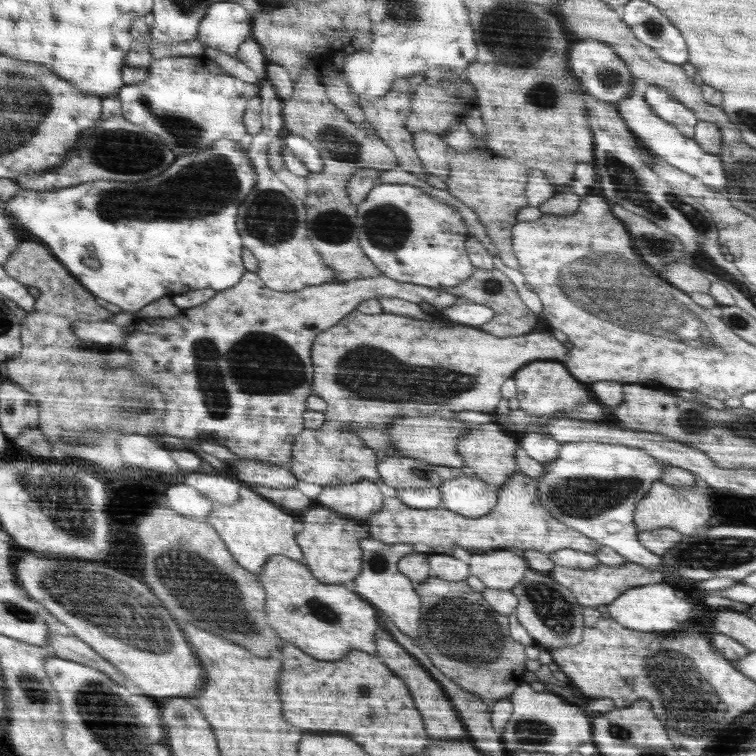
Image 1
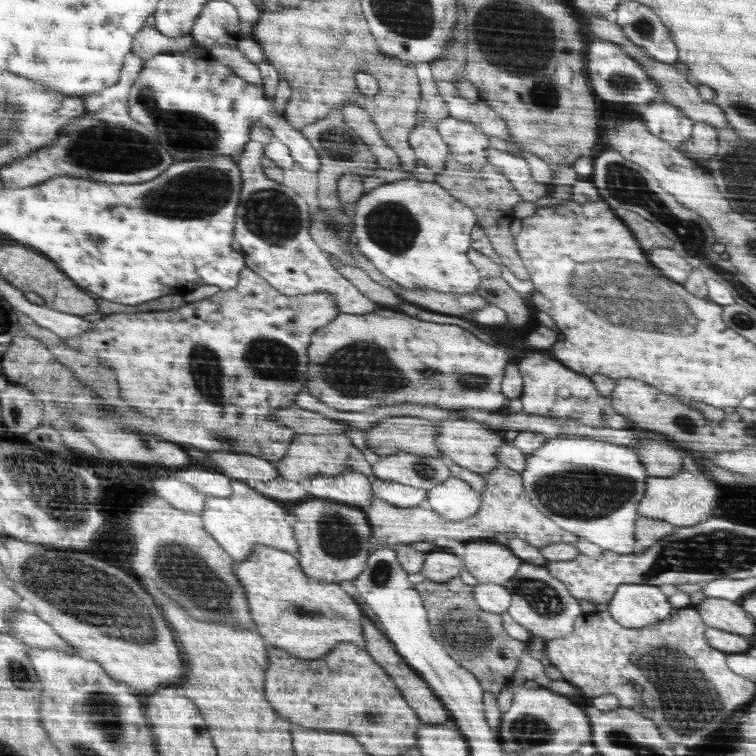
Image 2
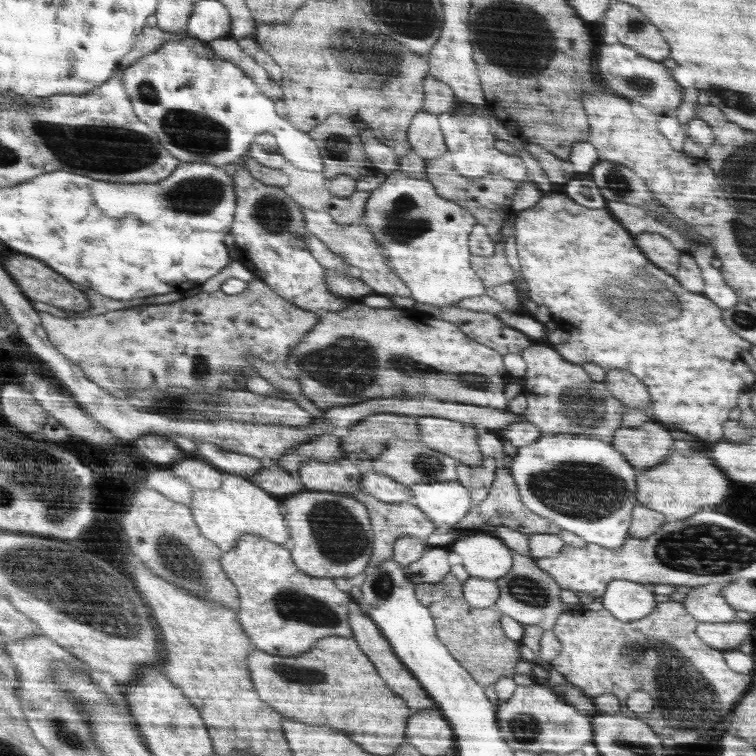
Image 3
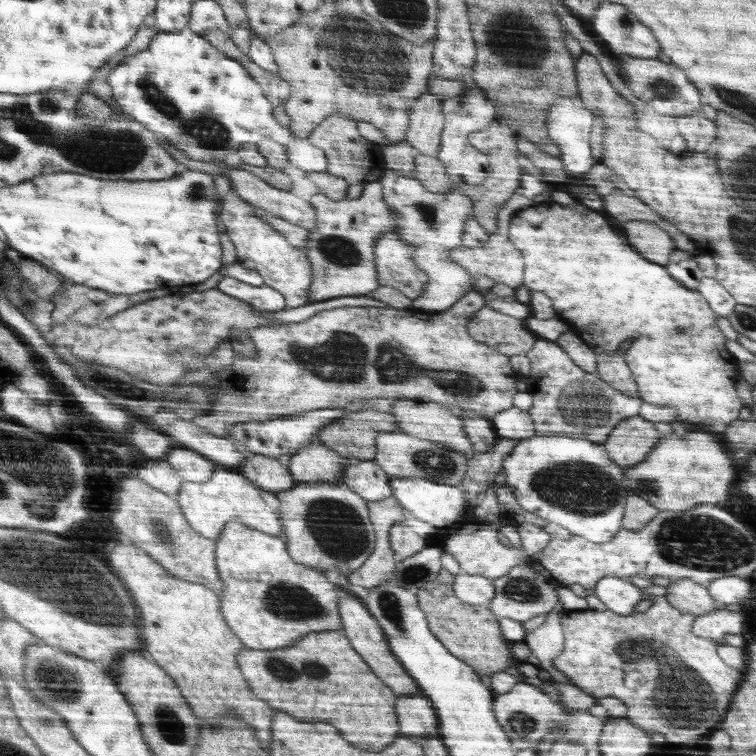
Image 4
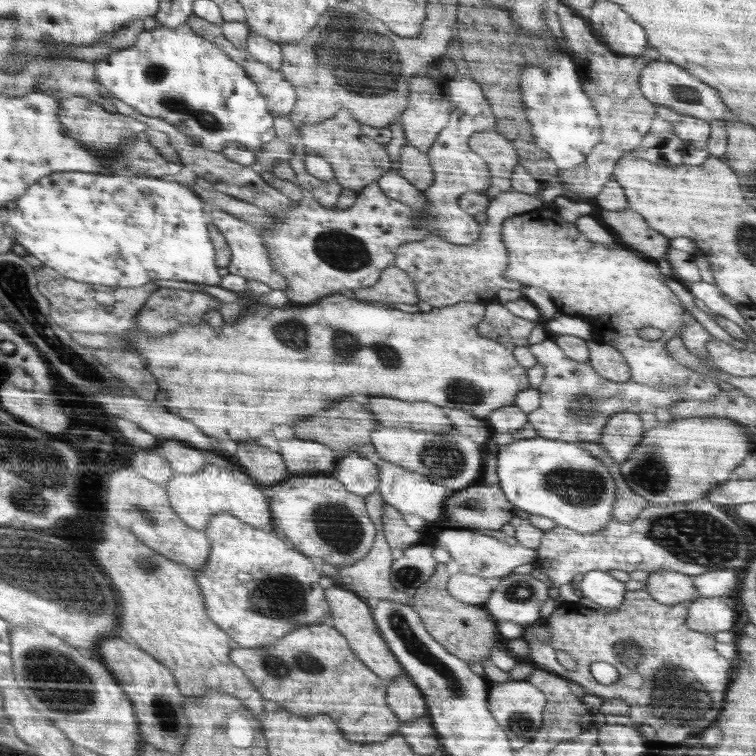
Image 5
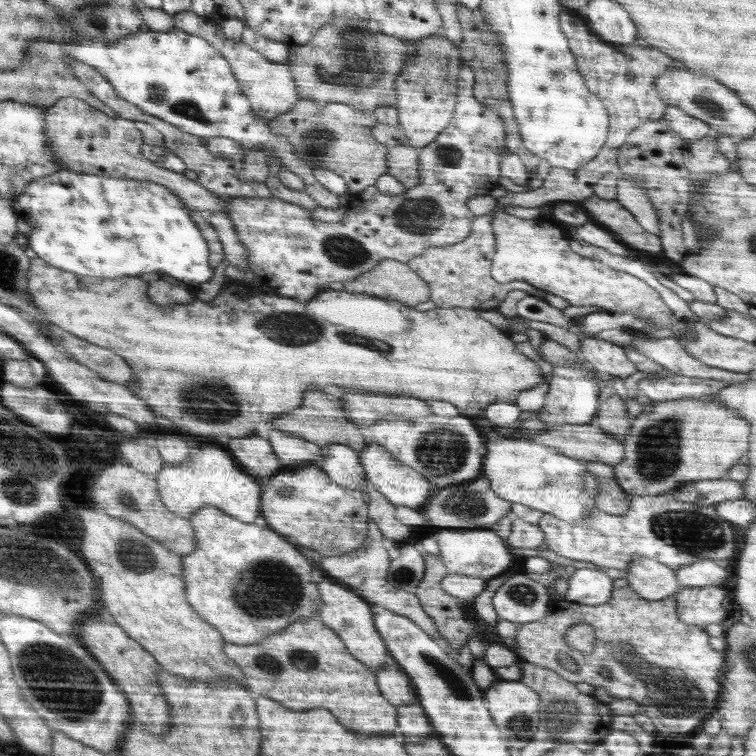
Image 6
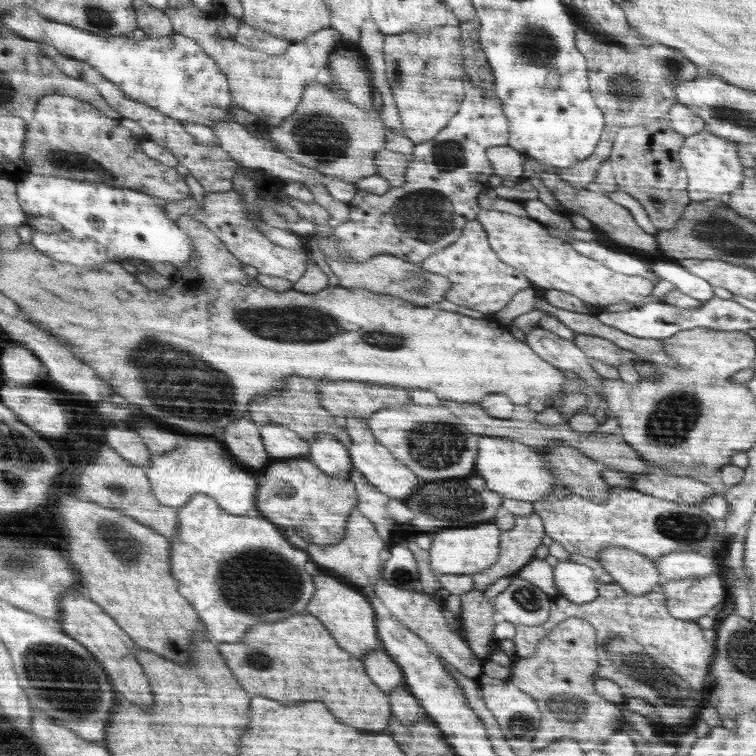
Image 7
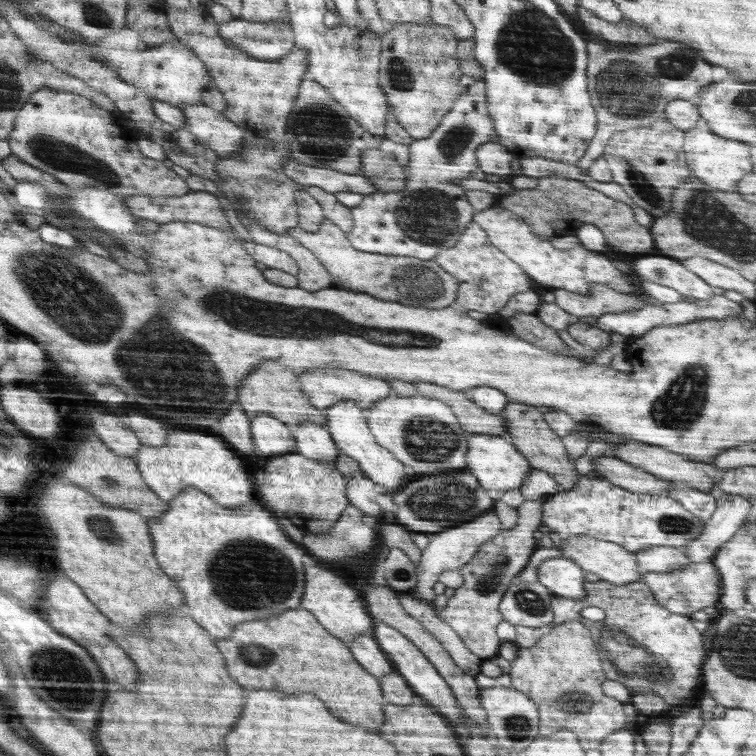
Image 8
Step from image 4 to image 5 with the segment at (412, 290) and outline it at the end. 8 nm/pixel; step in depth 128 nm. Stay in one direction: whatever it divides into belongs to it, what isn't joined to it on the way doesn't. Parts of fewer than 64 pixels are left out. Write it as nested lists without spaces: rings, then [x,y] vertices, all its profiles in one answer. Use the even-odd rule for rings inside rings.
[[[513,189],[508,190],[490,202],[485,211],[488,222],[481,226],[483,231],[480,232],[480,237],[475,243],[454,244],[438,236],[408,242],[397,250],[396,259],[392,265],[397,266],[412,279],[418,300],[436,308],[444,308],[460,302],[481,303],[486,306],[494,303],[500,290],[518,290],[527,301],[539,308],[542,320],[552,319],[558,310],[546,290],[527,287],[517,280],[508,280],[503,276],[509,263],[509,252],[502,242],[502,224],[508,218],[541,206],[543,205],[540,199],[530,196],[530,194]]]

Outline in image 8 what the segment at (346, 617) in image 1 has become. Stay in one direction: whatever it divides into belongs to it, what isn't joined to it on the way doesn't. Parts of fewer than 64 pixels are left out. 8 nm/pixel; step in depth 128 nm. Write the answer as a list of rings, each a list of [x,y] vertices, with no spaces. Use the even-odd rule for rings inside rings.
[[[194,486],[185,488],[176,499],[169,502],[171,504],[170,510],[158,518],[149,519],[151,525],[151,535],[155,540],[155,551],[158,556],[159,563],[163,565],[163,569],[179,584],[187,596],[187,609],[190,611],[194,620],[202,626],[208,628],[208,633],[215,639],[228,638],[231,632],[235,630],[236,624],[240,622],[248,622],[248,620],[263,619],[268,616],[276,616],[276,614],[284,614],[286,611],[298,609],[300,606],[300,599],[304,594],[304,567],[302,558],[304,558],[304,550],[298,546],[298,543],[290,542],[290,538],[280,530],[278,522],[272,518],[270,512],[266,512],[258,502],[250,503],[237,507],[224,507],[217,502],[213,497],[208,496],[207,493],[202,492],[199,488]]]

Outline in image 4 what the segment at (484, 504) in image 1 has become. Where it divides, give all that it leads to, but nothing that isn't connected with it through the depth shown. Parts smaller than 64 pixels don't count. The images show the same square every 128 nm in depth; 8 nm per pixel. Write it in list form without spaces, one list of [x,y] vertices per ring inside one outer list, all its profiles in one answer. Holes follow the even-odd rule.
[[[391,477],[389,482],[392,497],[399,500],[400,506],[405,508],[411,517],[418,518],[434,526],[450,526],[454,522],[464,522],[462,516],[470,518],[470,507],[466,497],[466,490],[452,484],[438,484],[433,480],[410,477]]]

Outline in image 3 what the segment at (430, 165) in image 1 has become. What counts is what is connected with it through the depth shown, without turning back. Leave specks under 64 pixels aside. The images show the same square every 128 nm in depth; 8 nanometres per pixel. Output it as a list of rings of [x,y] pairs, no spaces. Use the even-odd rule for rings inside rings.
[[[420,110],[411,120],[407,140],[412,150],[426,161],[447,156],[446,138],[435,114]]]

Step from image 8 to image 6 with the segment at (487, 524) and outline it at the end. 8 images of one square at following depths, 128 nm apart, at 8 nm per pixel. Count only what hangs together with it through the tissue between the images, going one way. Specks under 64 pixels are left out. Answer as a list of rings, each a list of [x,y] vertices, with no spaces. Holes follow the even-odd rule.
[[[491,528],[442,530],[436,534],[435,540],[439,546],[439,559],[443,561],[448,572],[452,574],[477,576],[488,580],[504,573],[517,561],[508,547],[504,545],[504,539]]]

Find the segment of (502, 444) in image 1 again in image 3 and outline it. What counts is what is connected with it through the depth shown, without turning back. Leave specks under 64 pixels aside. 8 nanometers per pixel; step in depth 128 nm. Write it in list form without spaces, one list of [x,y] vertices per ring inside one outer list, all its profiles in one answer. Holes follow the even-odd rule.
[[[417,416],[420,442],[454,457],[460,463],[476,466],[483,462],[479,451],[480,431],[475,425],[437,416]]]

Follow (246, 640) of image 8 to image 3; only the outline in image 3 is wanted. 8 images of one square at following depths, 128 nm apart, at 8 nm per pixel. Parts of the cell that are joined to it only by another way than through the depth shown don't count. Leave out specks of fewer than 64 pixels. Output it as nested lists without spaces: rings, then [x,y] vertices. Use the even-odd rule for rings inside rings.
[[[330,636],[318,640],[310,651],[300,656],[274,656],[254,648],[247,663],[260,700],[268,700],[276,712],[284,712],[288,718],[304,720],[304,724],[340,728],[344,732],[382,734],[392,742],[396,738],[388,754],[406,742],[404,728],[412,710],[402,697],[387,687],[367,653],[353,638]]]

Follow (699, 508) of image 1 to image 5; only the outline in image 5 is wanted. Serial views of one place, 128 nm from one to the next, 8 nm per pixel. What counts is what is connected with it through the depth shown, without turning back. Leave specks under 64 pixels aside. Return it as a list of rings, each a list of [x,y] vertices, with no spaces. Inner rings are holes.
[[[673,417],[667,424],[658,423],[644,432],[642,440],[631,450],[628,458],[619,463],[627,485],[655,505],[690,502],[705,496],[720,483],[731,478],[732,471],[740,466],[753,450],[747,430],[736,421],[722,417]]]

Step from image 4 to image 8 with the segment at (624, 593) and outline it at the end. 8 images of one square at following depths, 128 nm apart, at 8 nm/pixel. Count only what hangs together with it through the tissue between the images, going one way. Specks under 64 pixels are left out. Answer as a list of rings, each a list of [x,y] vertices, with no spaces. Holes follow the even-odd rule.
[[[566,557],[548,558],[538,566],[537,581],[552,595],[582,599],[585,597],[584,575],[586,572]]]

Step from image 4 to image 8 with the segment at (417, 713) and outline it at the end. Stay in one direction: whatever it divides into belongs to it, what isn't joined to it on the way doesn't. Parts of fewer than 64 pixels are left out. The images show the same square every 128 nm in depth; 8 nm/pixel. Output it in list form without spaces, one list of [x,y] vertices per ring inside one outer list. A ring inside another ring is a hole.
[[[356,636],[356,640],[350,641],[347,647],[351,650],[354,660],[357,660],[370,674],[381,680],[383,676],[394,671],[393,664],[379,648],[377,641],[371,636]]]

